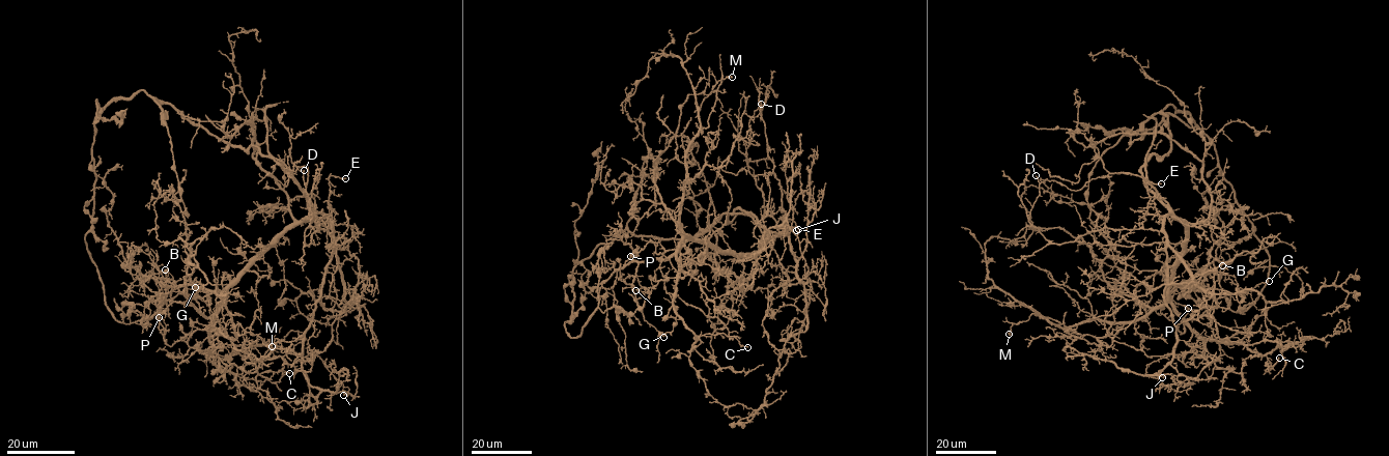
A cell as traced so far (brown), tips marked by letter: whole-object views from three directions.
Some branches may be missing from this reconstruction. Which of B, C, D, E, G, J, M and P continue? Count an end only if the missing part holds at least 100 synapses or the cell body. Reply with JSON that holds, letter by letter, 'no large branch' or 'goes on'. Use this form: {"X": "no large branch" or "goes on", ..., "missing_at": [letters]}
{"B": "no large branch", "C": "no large branch", "D": "no large branch", "E": "no large branch", "G": "no large branch", "J": "no large branch", "M": "no large branch", "P": "no large branch", "missing_at": []}

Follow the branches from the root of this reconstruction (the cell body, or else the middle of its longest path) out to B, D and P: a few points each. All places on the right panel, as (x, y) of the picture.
B: (1145, 177), (1185, 225), (1185, 241), (1172, 282), (1184, 284), (1191, 279), (1211, 287), (1222, 265)
D: (1145, 177), (1169, 210), (1159, 230), (1104, 228), (1073, 241), (1052, 244), (1029, 222), (1040, 193), (1036, 175)
P: (1145, 177), (1185, 225), (1184, 255), (1169, 286), (1172, 308), (1189, 318), (1173, 326), (1182, 334), (1188, 308)

